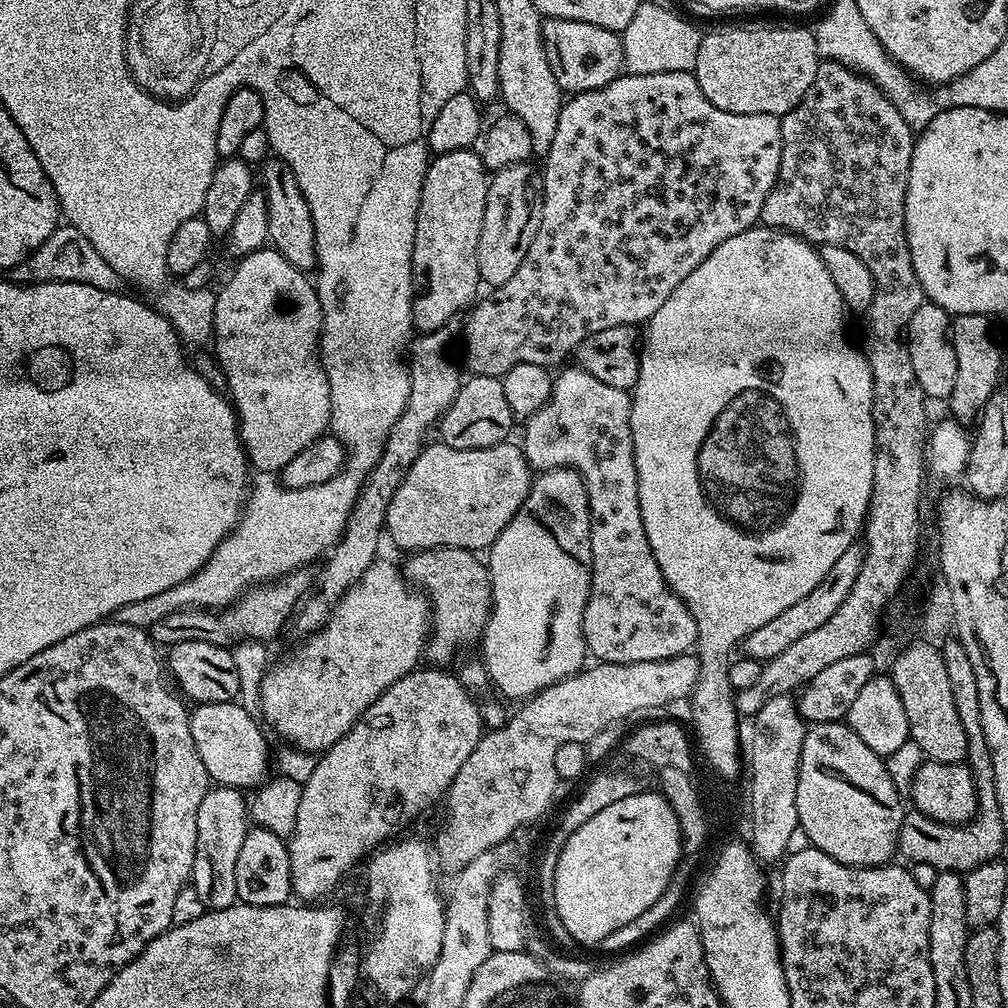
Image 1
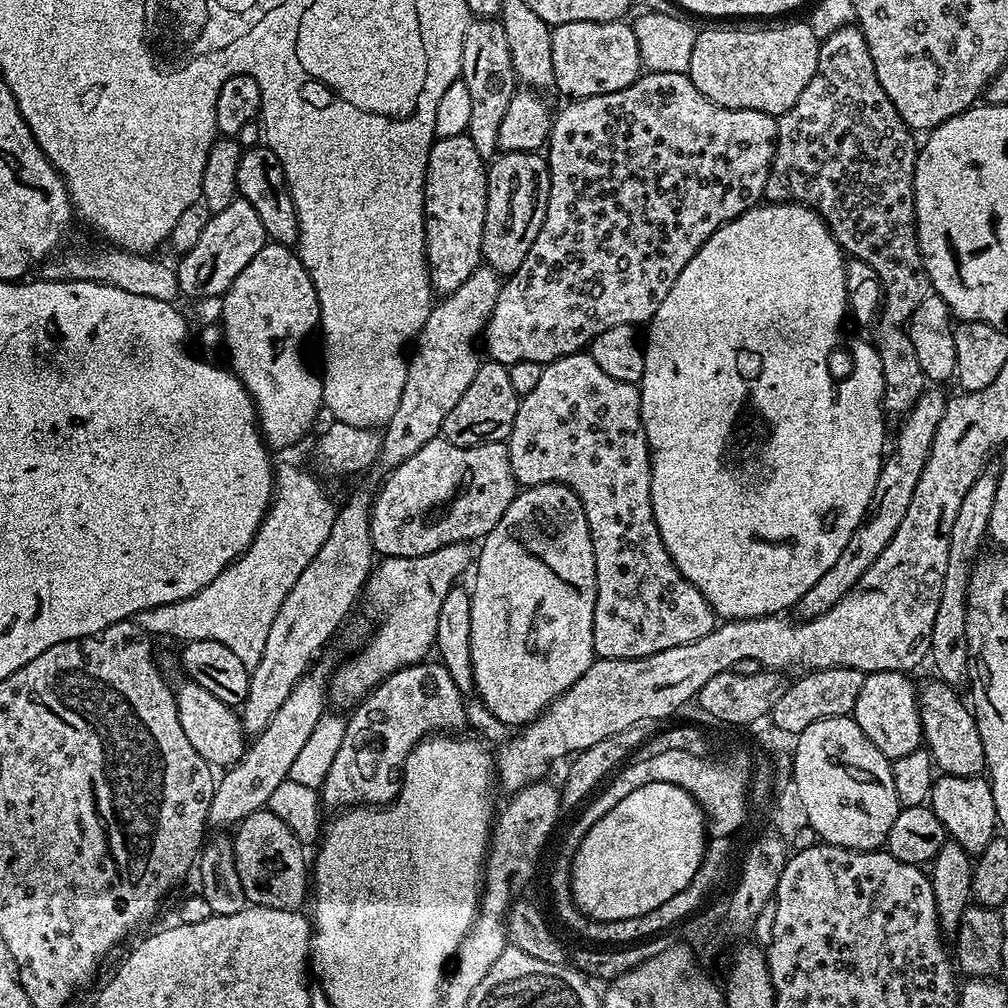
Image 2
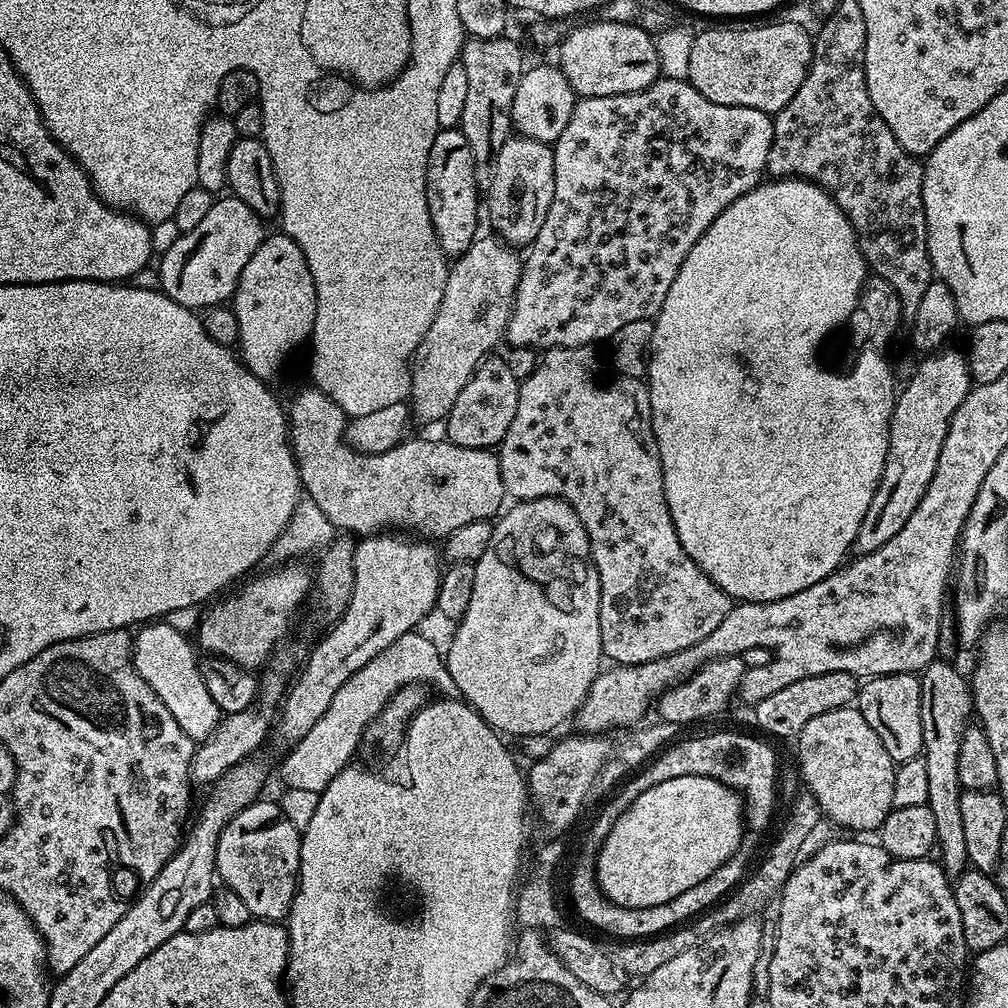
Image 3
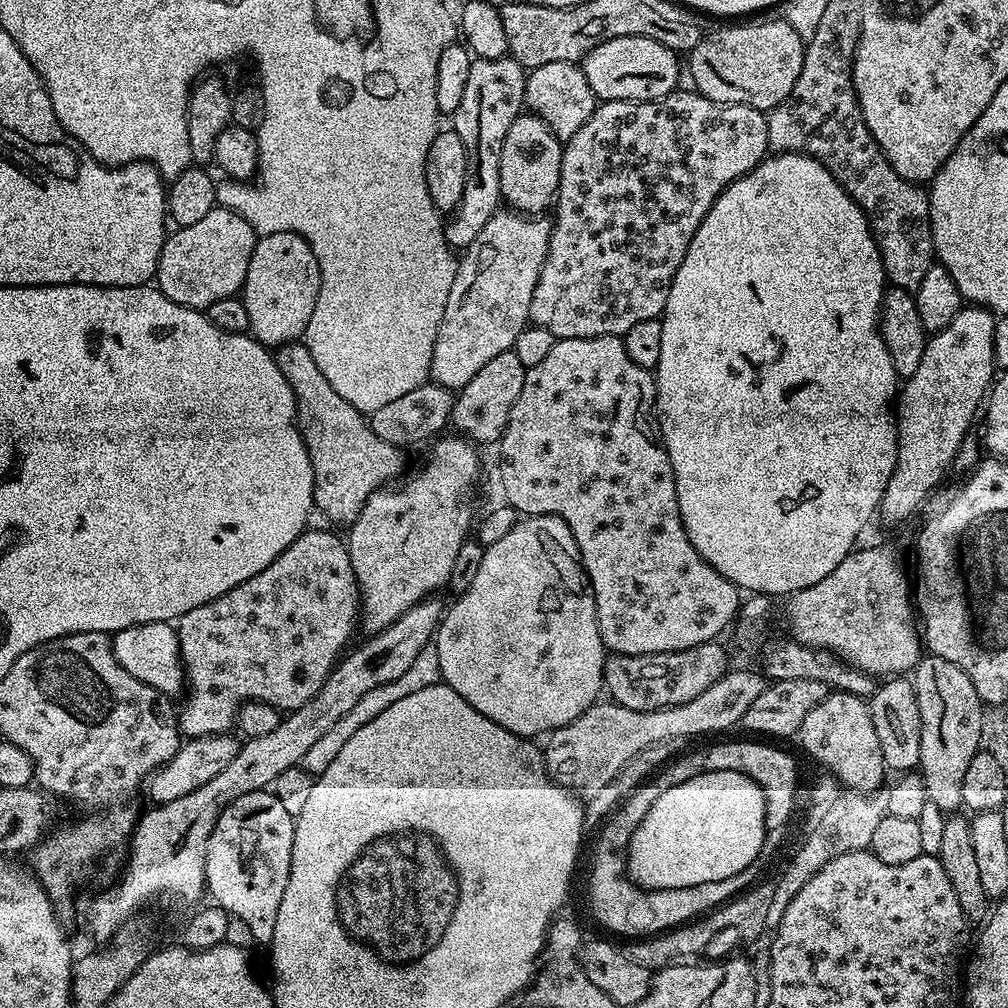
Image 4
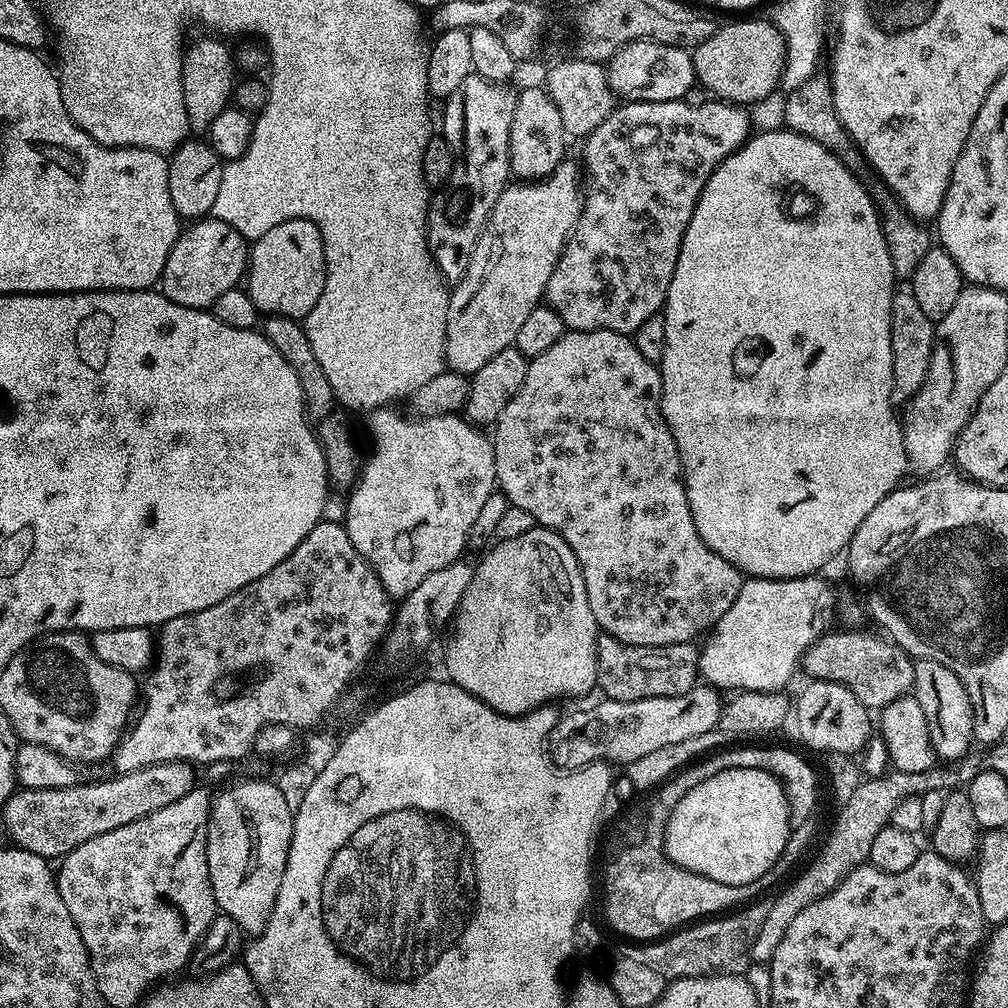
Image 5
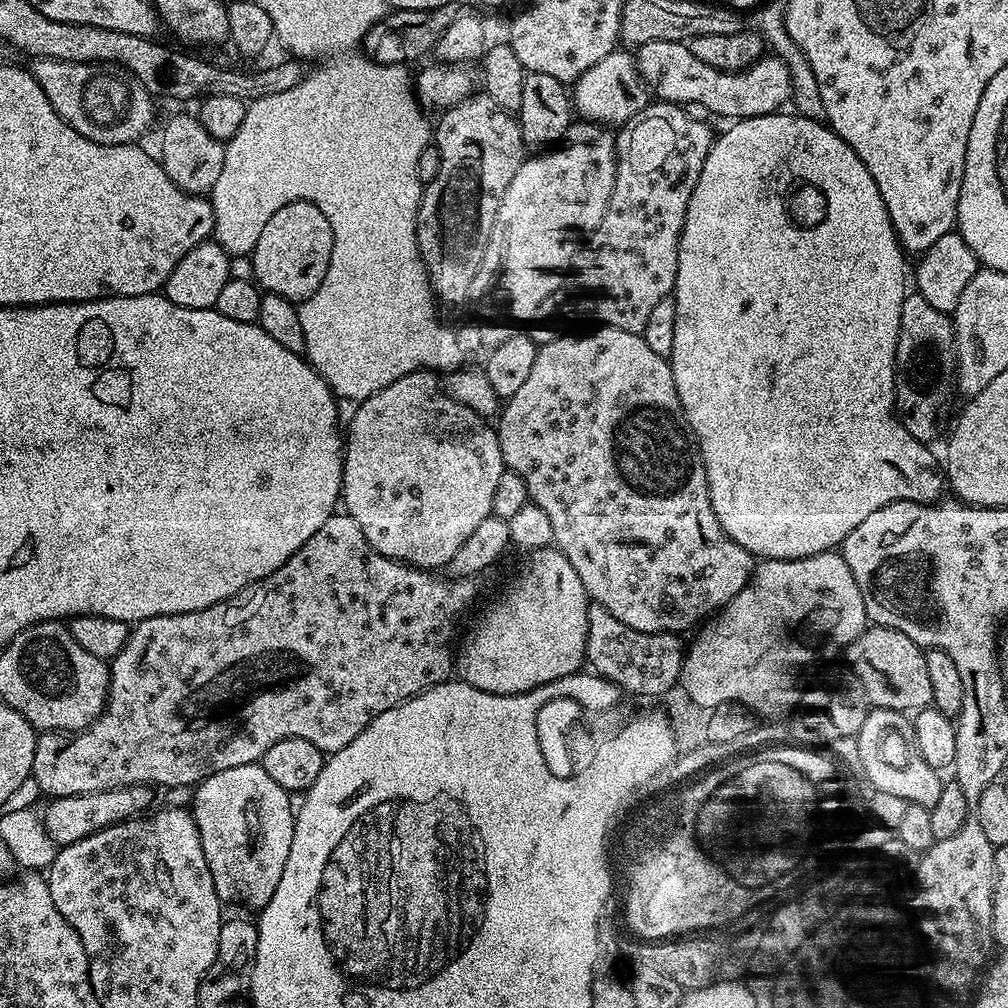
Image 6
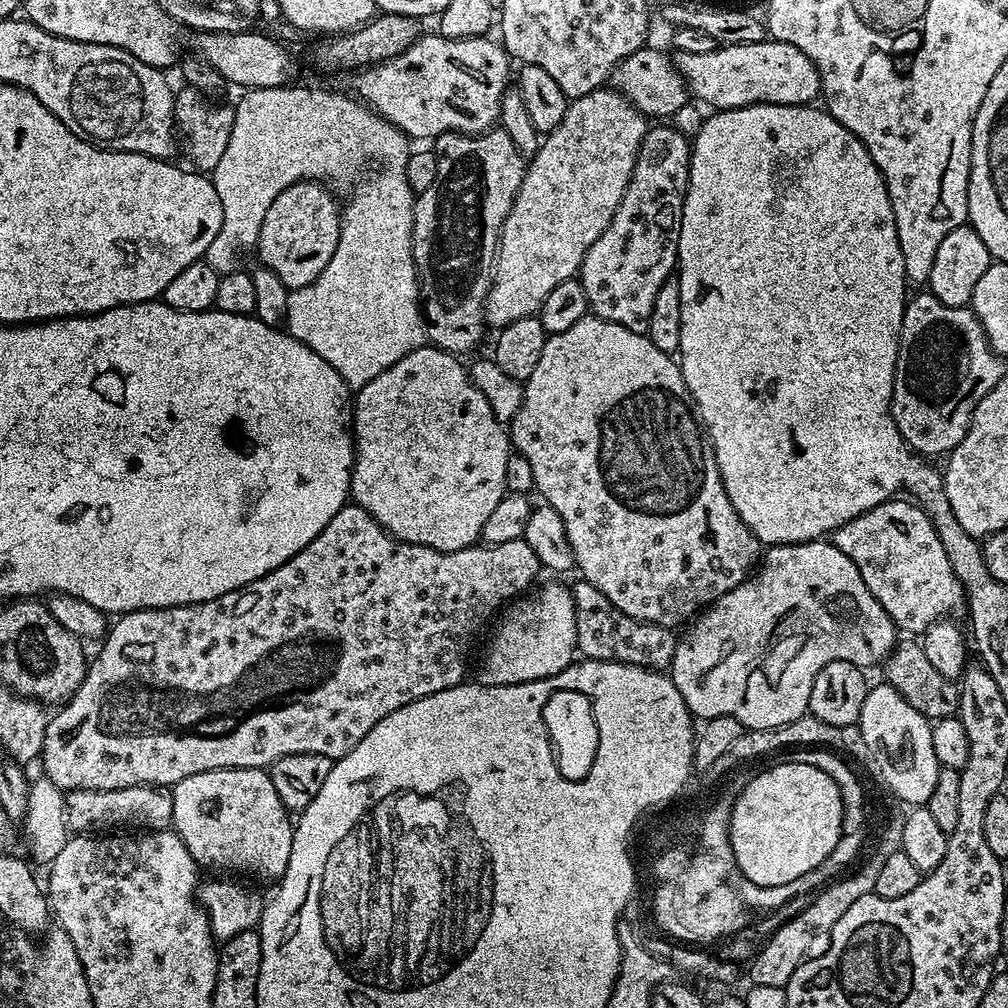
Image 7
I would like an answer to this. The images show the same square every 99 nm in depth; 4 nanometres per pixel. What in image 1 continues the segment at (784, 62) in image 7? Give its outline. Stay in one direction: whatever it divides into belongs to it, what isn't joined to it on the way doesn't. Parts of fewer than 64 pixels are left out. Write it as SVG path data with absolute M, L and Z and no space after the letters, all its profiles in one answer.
M547 18L544 20L544 45L550 70L554 70L554 78L564 94L598 90L621 75L624 68L621 33L602 30L602 26L590 26L590 22Z

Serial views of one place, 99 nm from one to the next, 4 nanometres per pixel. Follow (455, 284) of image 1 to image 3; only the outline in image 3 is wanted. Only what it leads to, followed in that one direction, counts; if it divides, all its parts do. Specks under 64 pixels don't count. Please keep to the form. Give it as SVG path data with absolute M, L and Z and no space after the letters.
M459 127L446 128L436 133L434 146L430 146L430 158L426 170L426 198L430 206L430 218L438 234L438 242L445 256L455 258L477 239L476 223L482 220L482 192L478 189L476 163L466 142L466 134Z

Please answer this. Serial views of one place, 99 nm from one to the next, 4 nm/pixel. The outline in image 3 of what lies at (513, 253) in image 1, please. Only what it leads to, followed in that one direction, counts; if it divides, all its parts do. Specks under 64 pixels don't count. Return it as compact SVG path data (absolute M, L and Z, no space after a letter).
M519 134L502 142L496 160L492 163L492 179L486 184L486 216L492 219L495 235L513 246L531 245L533 238L546 222L546 210L554 202L553 145Z

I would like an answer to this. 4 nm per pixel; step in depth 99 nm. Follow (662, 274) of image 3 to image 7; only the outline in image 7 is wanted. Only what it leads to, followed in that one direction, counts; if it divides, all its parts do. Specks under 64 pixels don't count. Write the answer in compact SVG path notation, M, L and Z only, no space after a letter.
M653 127L641 145L640 154L632 171L630 182L624 191L618 210L610 226L590 246L586 258L580 263L578 279L582 290L586 290L591 315L626 326L626 330L647 333L650 313L654 310L654 298L658 290L670 279L678 268L678 238L682 230L682 210L688 189L688 167L692 161L693 145L680 132L672 128Z

